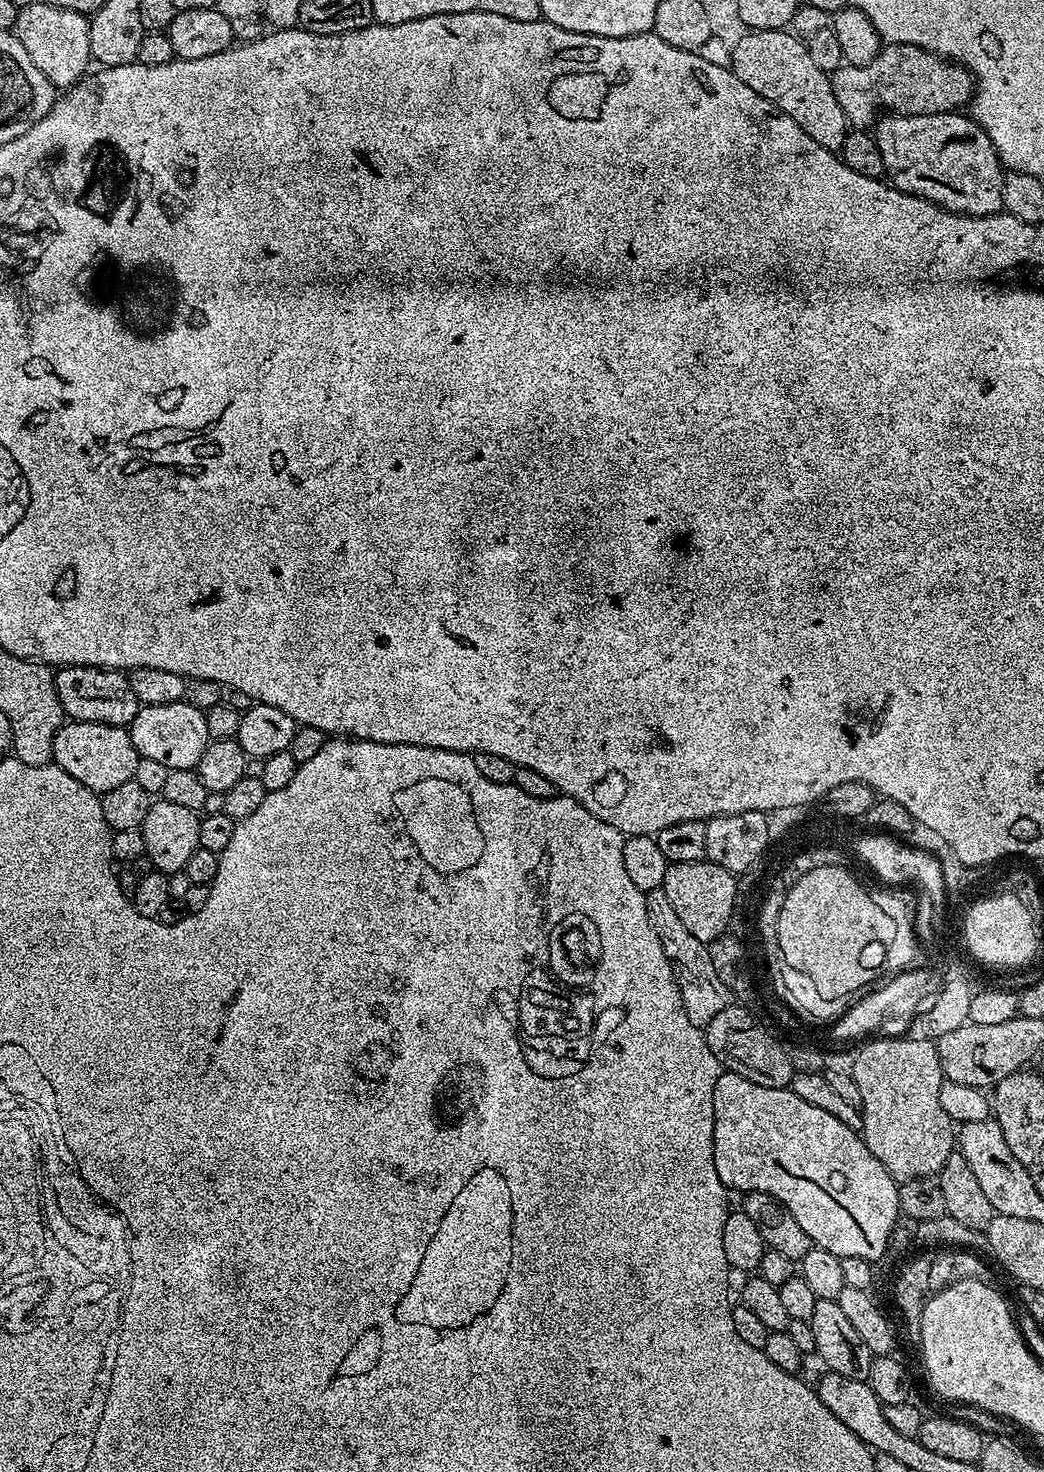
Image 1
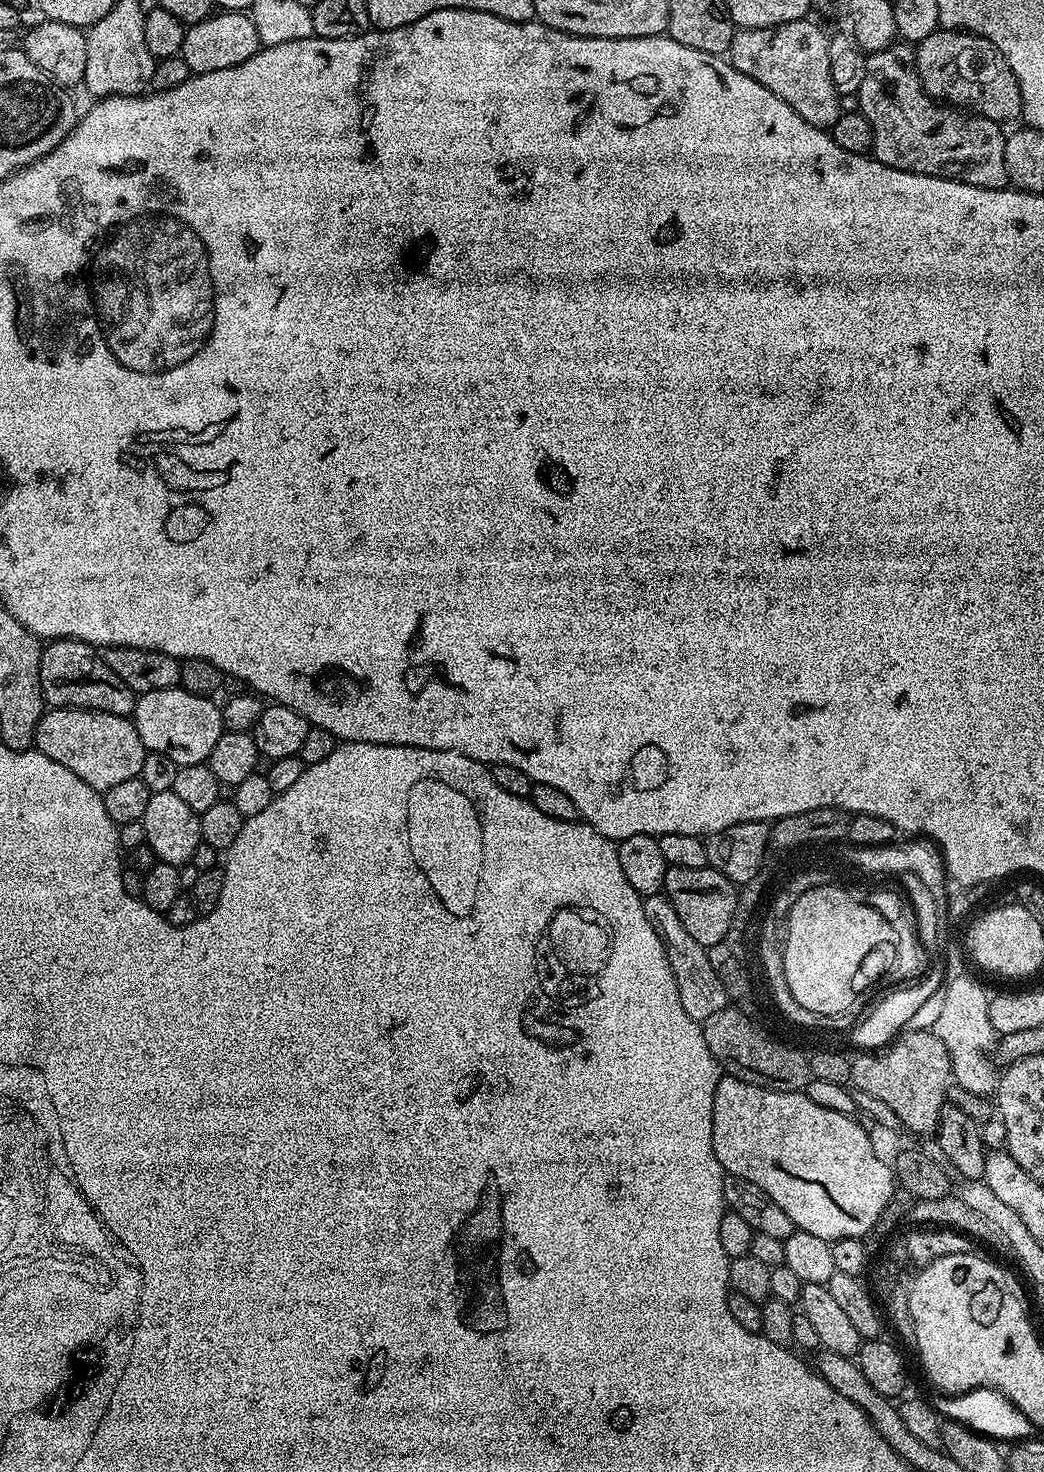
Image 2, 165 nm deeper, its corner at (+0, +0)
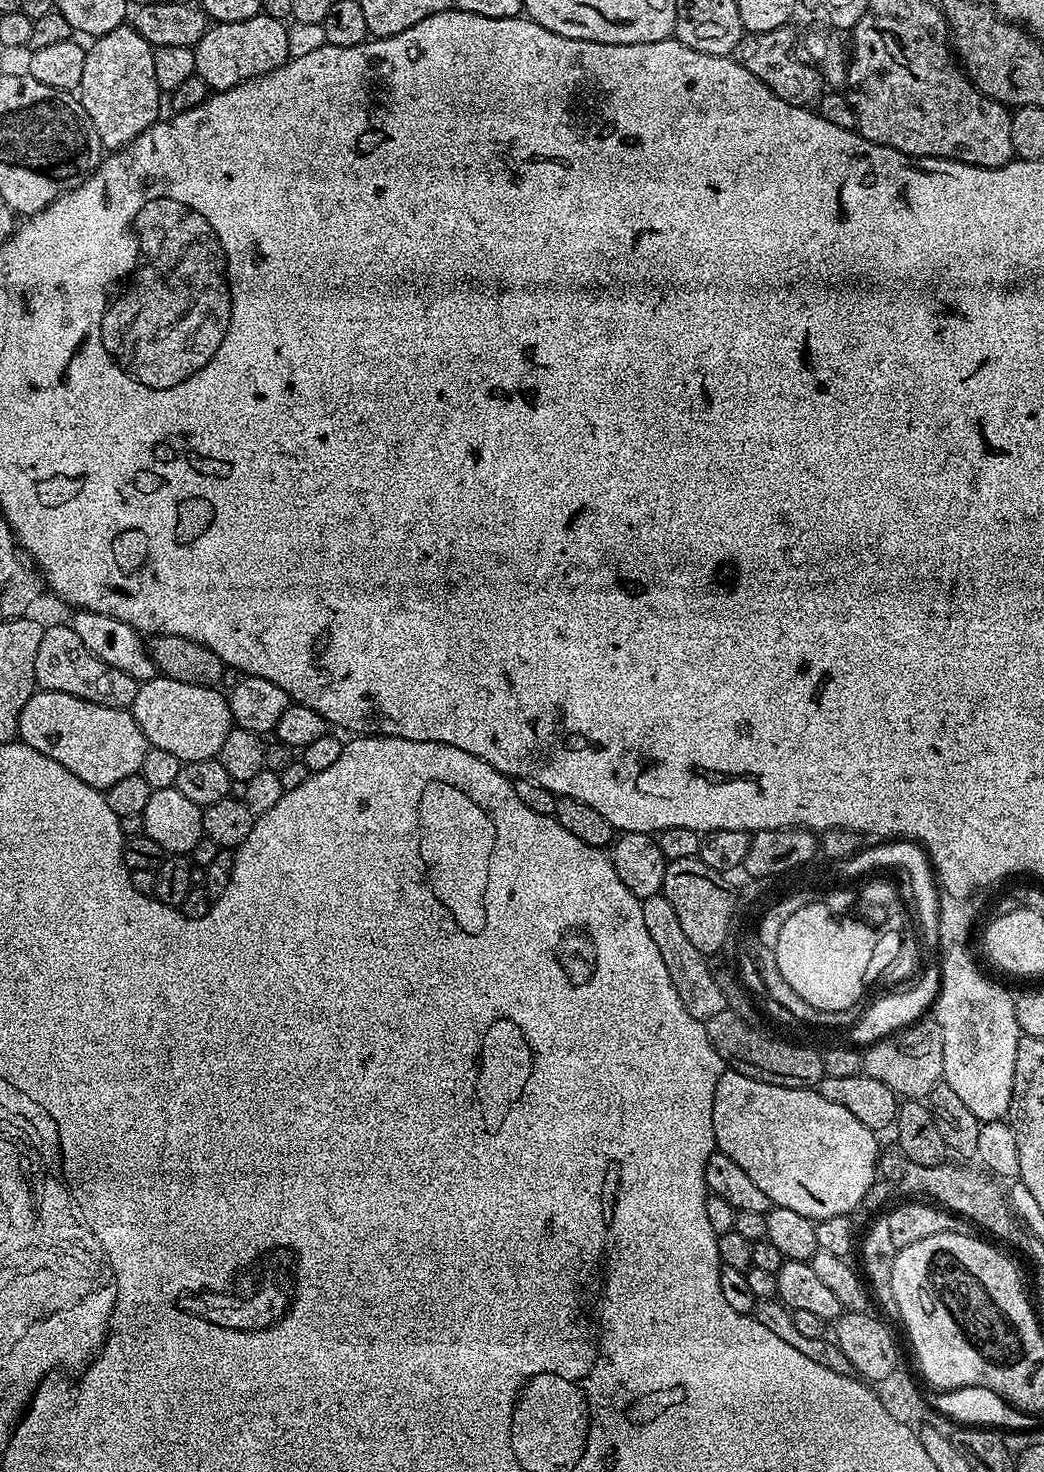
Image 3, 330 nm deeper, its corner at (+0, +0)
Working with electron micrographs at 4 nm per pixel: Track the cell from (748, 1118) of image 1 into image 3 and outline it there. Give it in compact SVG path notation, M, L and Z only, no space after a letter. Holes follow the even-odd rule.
M725 1070L722 1074L722 1078L718 1078L718 1086L714 1090L714 1110L712 1111L712 1117L714 1118L714 1138L716 1139L717 1149L722 1154L734 1158L734 1162L738 1162L738 1166L742 1166L742 1170L746 1170L748 1177L766 1193L766 1198L770 1198L770 1202L775 1207L795 1210L796 1213L802 1214L806 1218L810 1218L814 1221L834 1218L835 1216L846 1216L861 1207L867 1192L877 1180L877 1133L873 1132L871 1128L862 1126L862 1122L858 1122L858 1118L854 1118L854 1114L850 1114L850 1110L845 1110L843 1106L838 1106L834 1102L829 1102L827 1098L822 1098L822 1094L816 1091L815 1088L774 1086L766 1082L758 1082L754 1078L746 1078L742 1074L731 1070Z

